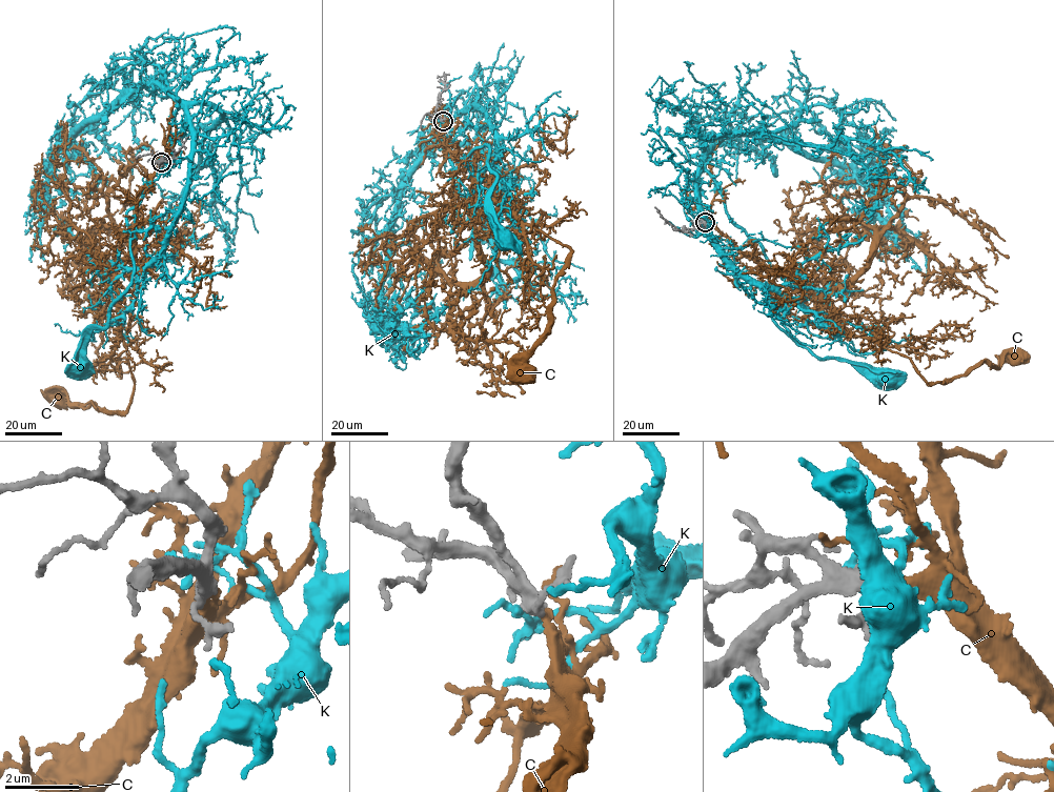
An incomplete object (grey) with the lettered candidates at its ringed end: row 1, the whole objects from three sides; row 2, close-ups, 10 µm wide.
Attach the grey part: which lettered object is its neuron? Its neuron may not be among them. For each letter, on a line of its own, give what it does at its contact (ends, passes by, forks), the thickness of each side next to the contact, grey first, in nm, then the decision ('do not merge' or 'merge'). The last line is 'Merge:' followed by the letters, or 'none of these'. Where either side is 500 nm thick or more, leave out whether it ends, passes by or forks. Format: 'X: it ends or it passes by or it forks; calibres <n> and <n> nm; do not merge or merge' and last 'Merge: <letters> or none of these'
C: it ends; calibres 280 and 260 nm; merge
K: it ends; calibres 320 and 240 nm; do not merge
Merge: C

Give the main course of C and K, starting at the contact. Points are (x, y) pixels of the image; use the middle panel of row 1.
C: (443, 121), (447, 150), (470, 168), (475, 203), (497, 203), (571, 250), (553, 289), (546, 331), (522, 371)
K: (441, 121), (461, 112), (442, 134), (450, 170), (489, 147), (491, 219), (503, 237)

